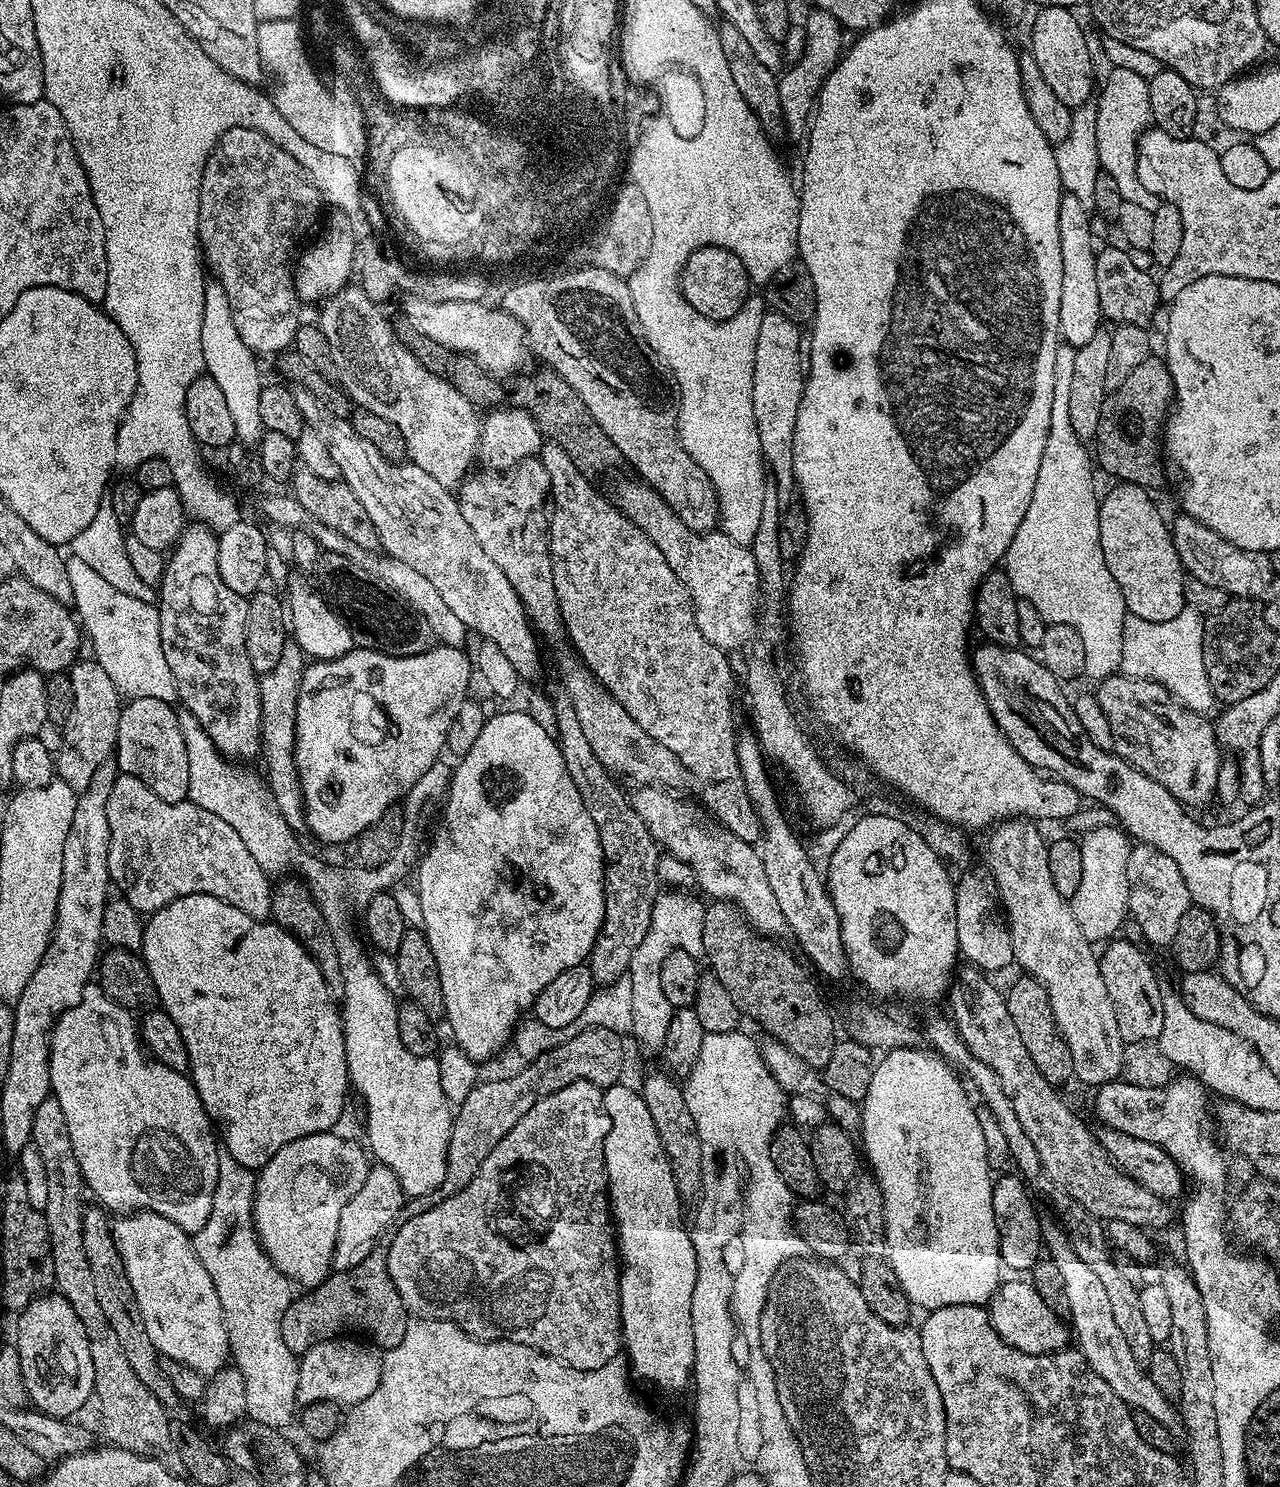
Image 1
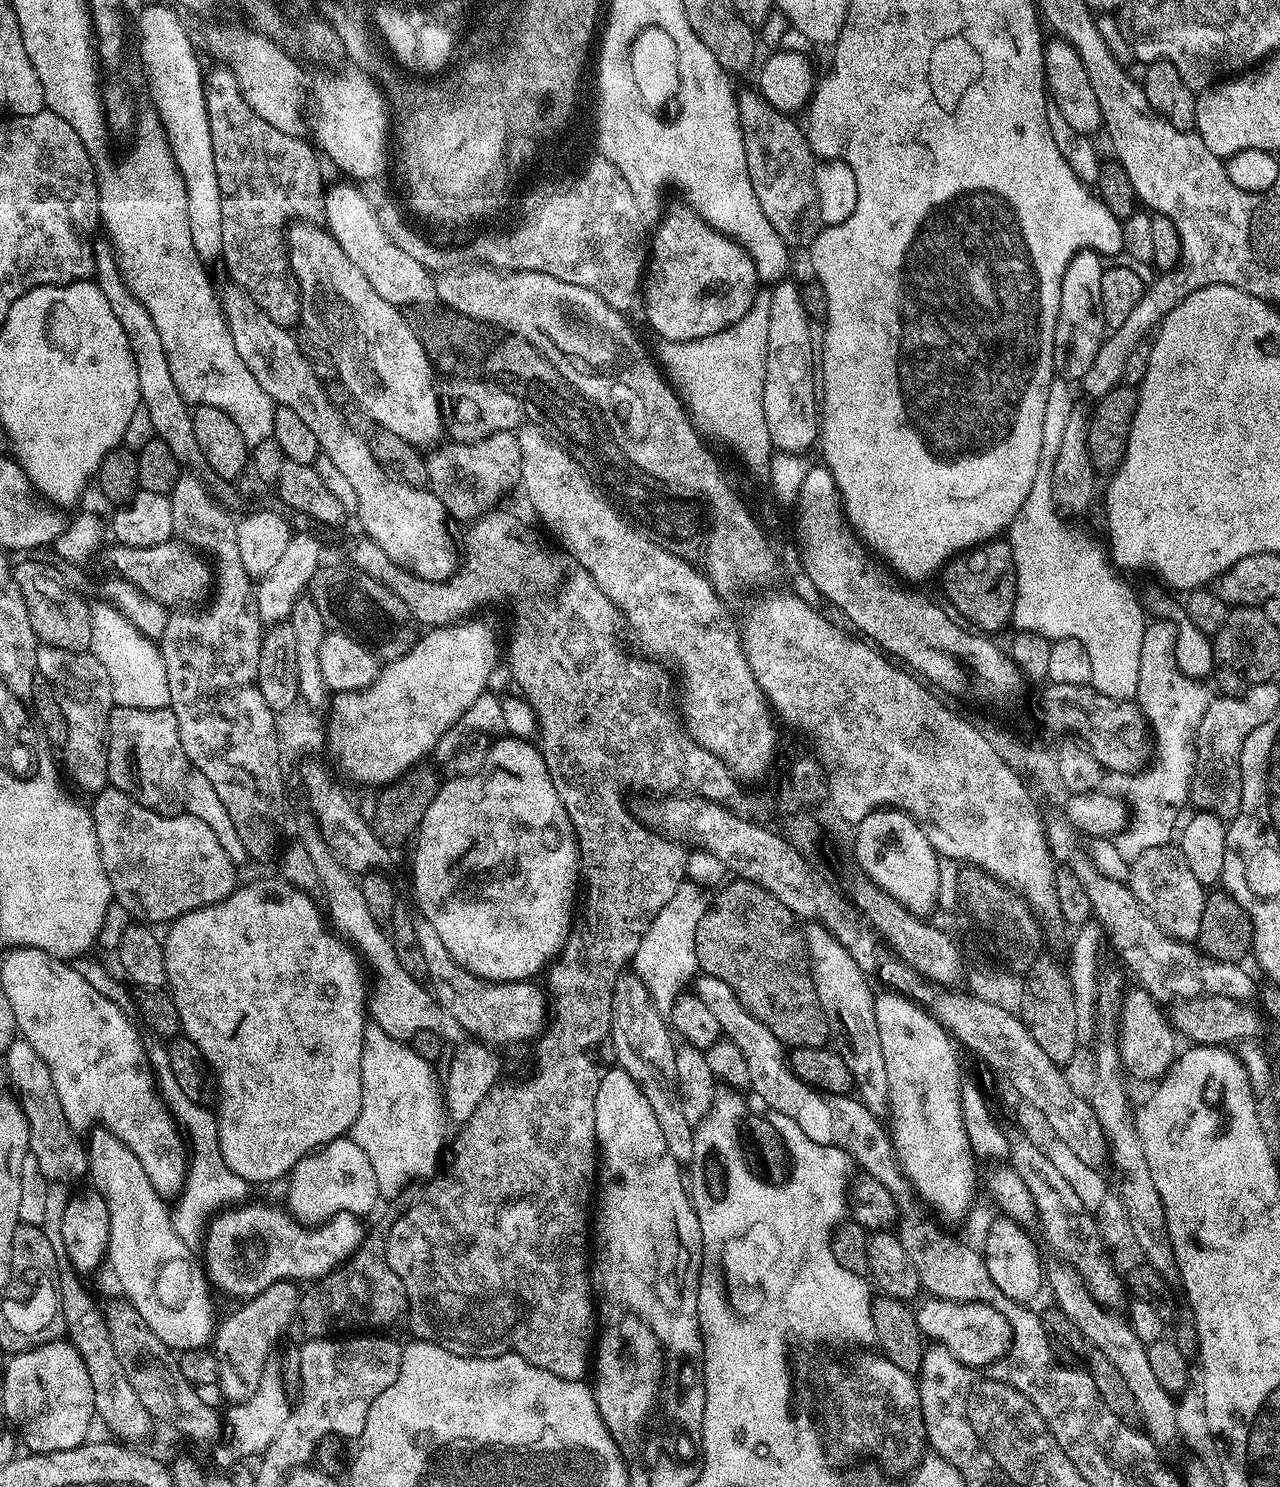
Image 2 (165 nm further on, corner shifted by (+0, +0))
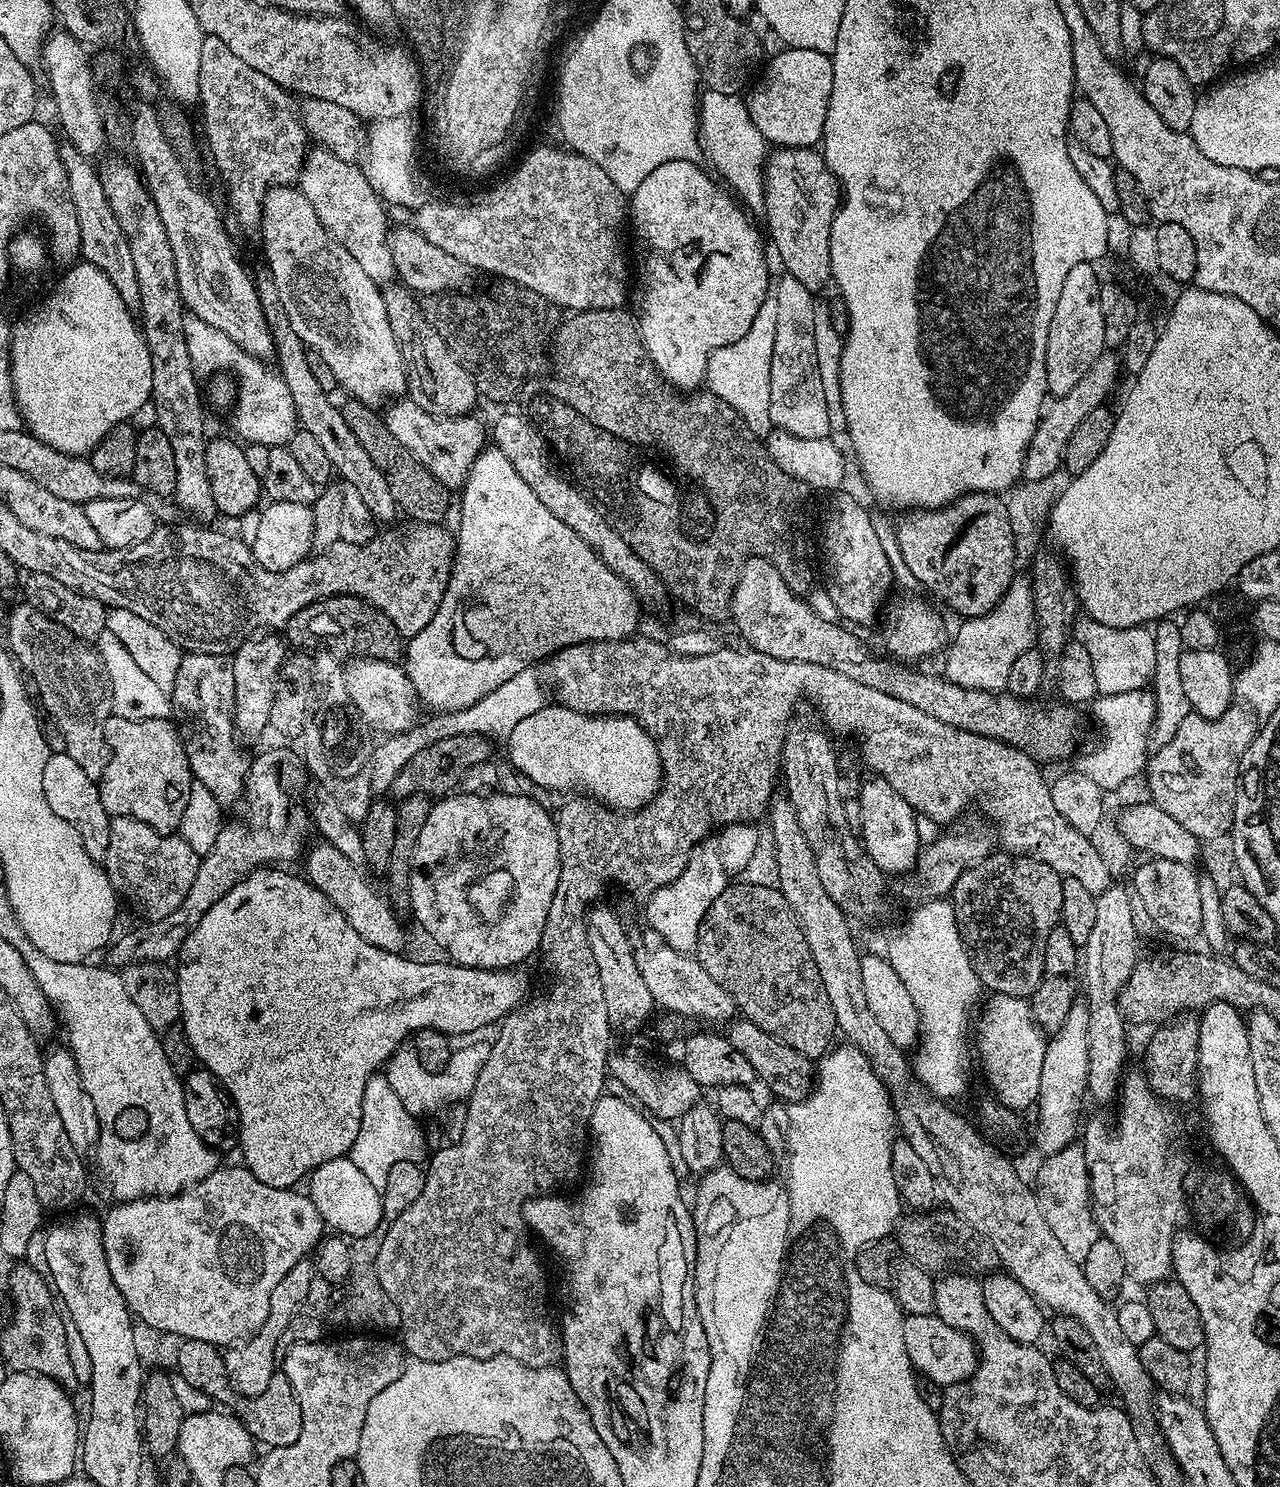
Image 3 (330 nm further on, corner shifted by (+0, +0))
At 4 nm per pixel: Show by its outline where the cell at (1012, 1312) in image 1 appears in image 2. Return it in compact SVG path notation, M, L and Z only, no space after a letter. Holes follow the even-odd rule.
M928 1300L915 1309L917 1324L929 1341L946 1346L963 1364L971 1368L985 1368L1000 1360L1012 1347L1012 1328L998 1310L979 1302Z

